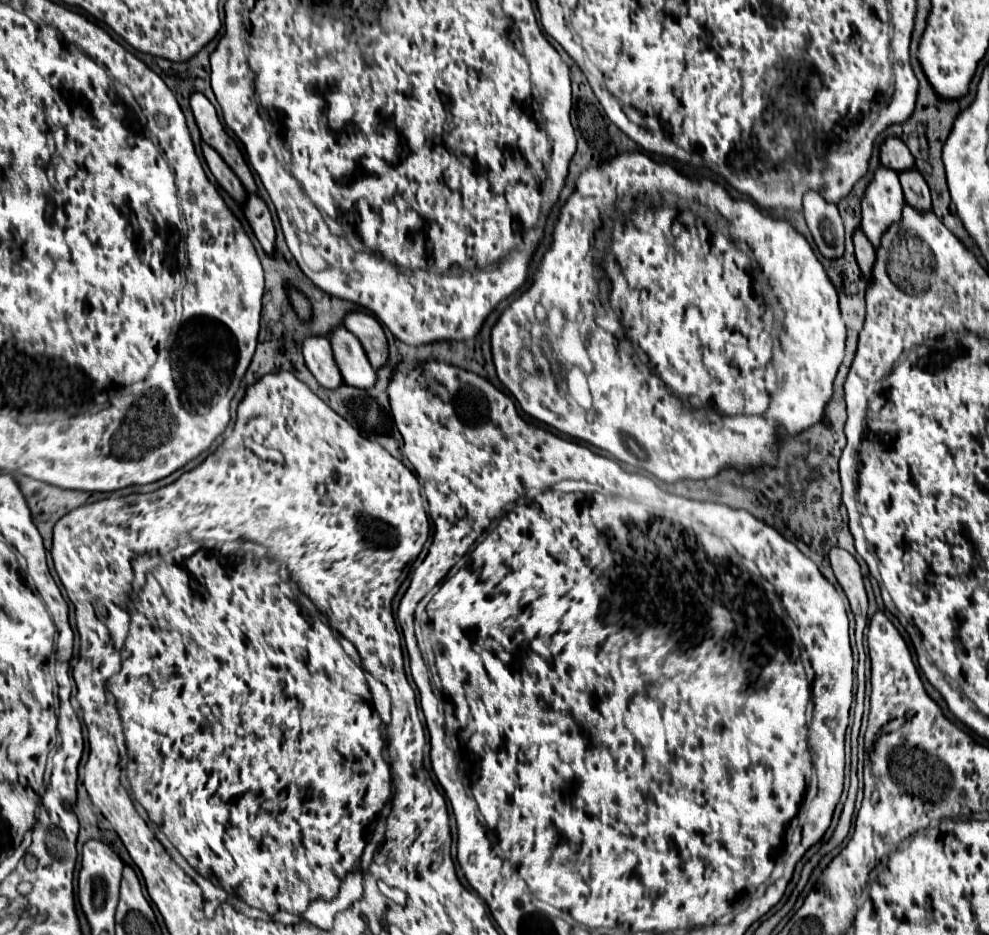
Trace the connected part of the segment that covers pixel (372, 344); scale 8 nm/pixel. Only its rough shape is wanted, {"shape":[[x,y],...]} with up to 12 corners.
{"shape":[[360,311],[346,315],[374,369],[388,361],[382,325]]}

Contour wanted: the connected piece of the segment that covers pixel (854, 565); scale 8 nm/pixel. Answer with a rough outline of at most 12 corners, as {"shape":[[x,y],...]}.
{"shape":[[834,547],[830,565],[850,601],[856,641],[866,627],[866,597],[860,565]]}

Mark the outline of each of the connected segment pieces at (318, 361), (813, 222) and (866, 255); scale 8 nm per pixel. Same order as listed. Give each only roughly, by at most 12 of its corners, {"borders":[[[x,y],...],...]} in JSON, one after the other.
{"borders":[[[306,337],[306,367],[326,389],[342,385],[328,339]],[[804,195],[804,217],[824,257],[844,253],[844,227],[834,203]],[[862,229],[854,231],[854,251],[864,277],[872,277],[876,249]]]}

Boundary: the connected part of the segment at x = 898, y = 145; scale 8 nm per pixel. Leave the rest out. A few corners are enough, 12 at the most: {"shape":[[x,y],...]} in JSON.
{"shape":[[898,137],[880,145],[880,163],[900,173],[914,167],[914,157]]}

